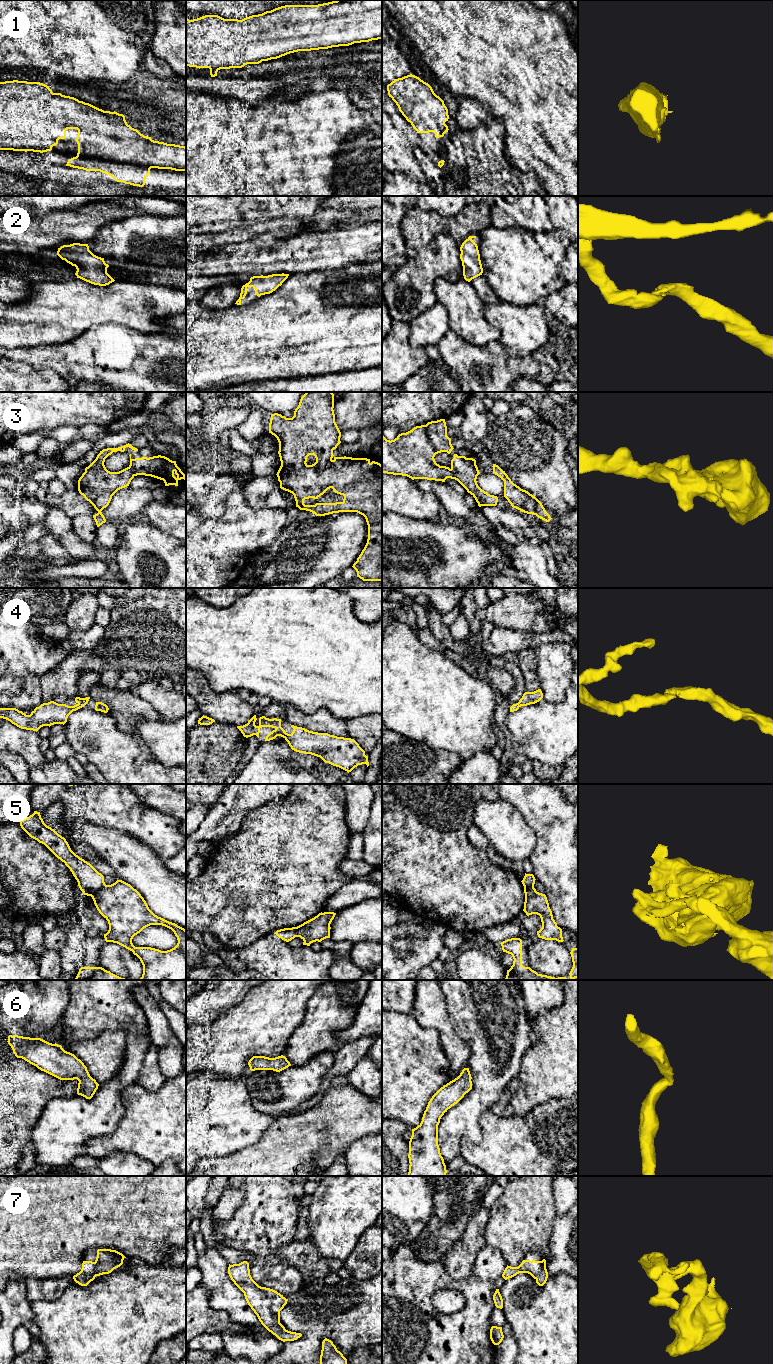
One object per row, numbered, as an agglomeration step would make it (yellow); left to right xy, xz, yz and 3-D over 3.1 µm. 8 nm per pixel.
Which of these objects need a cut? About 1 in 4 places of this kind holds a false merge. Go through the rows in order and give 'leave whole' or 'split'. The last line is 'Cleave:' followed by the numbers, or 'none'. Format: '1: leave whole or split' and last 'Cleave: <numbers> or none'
1: leave whole
2: leave whole
3: leave whole
4: leave whole
5: split
6: leave whole
7: leave whole
Cleave: 5

